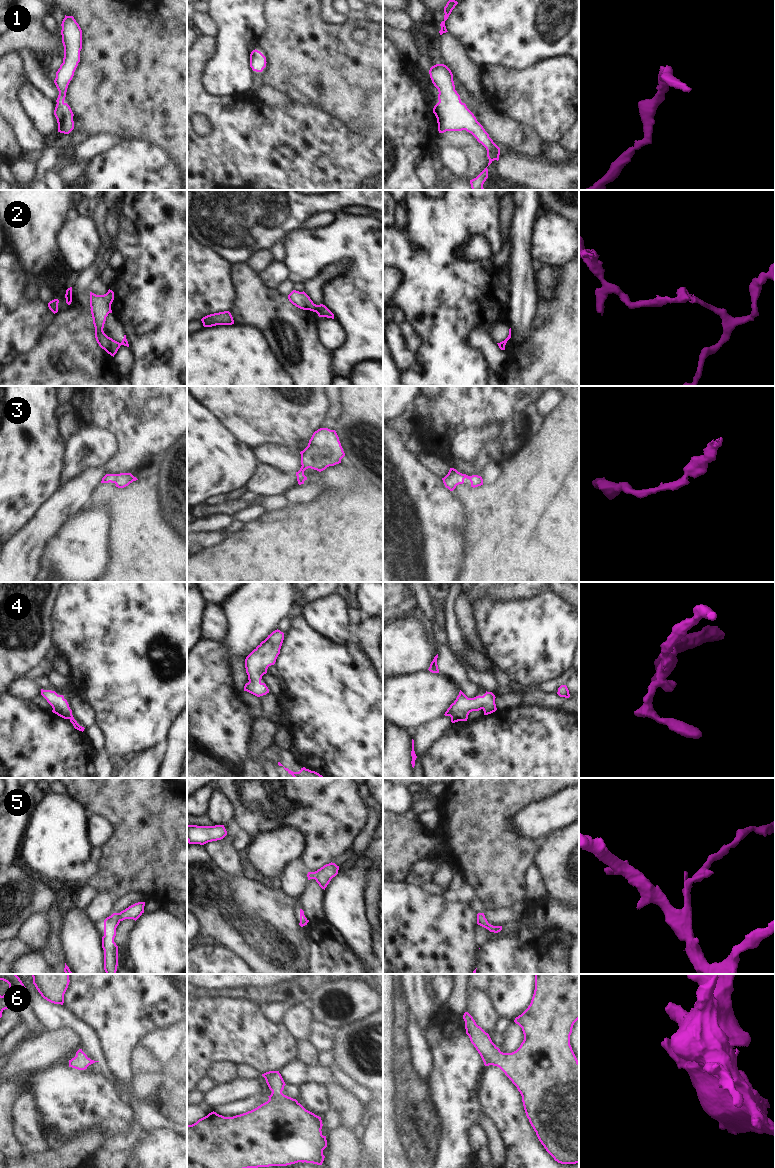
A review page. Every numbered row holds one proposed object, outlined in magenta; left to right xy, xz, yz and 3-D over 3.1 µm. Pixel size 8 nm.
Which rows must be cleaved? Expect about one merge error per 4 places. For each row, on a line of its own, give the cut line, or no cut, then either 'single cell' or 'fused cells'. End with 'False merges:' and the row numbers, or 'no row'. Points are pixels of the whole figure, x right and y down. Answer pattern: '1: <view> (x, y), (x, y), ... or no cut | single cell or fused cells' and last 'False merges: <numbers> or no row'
1: no cut | single cell
2: xz (317, 305), (315, 311) | fused cells
3: no cut | single cell
4: no cut | single cell
5: no cut | single cell
6: no cut | single cell
False merges: 2

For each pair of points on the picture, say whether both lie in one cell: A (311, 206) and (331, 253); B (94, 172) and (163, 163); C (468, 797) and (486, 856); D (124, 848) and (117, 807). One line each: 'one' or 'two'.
A: two
B: one
C: one
D: one

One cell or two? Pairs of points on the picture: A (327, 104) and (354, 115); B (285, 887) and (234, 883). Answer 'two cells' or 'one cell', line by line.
A: one cell
B: two cells

